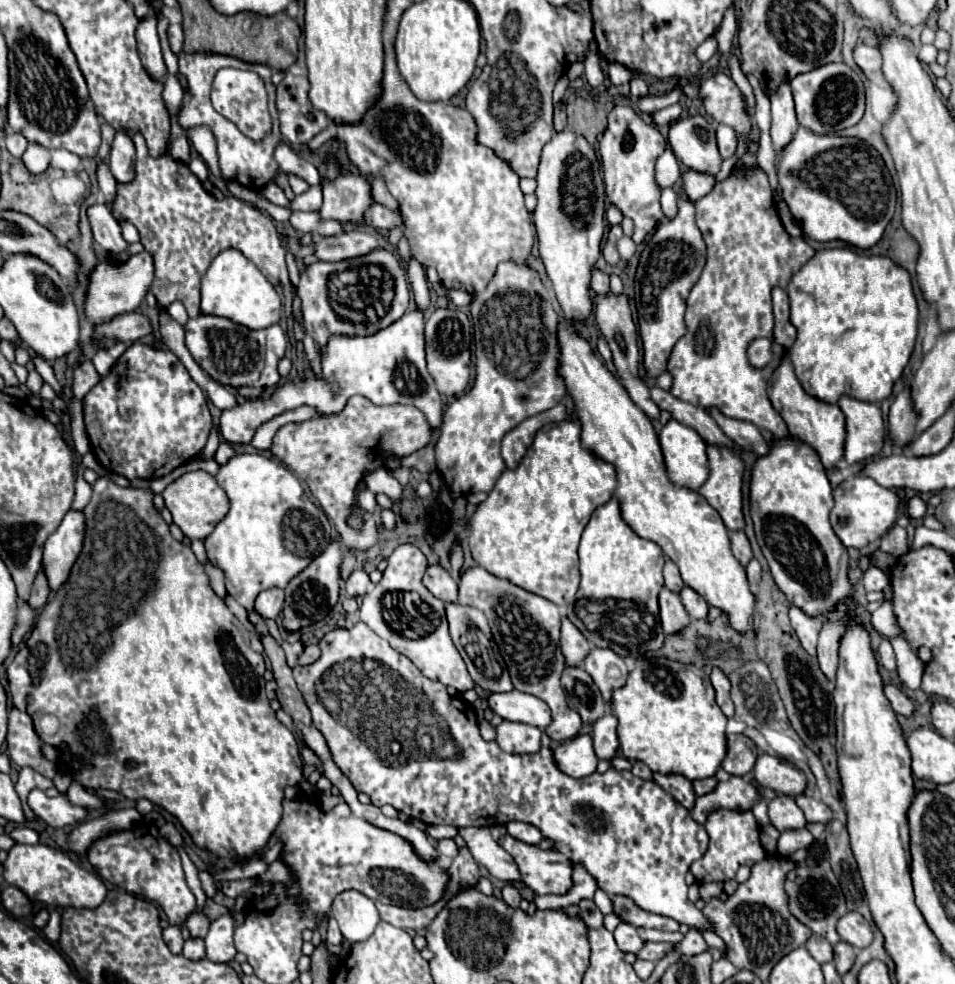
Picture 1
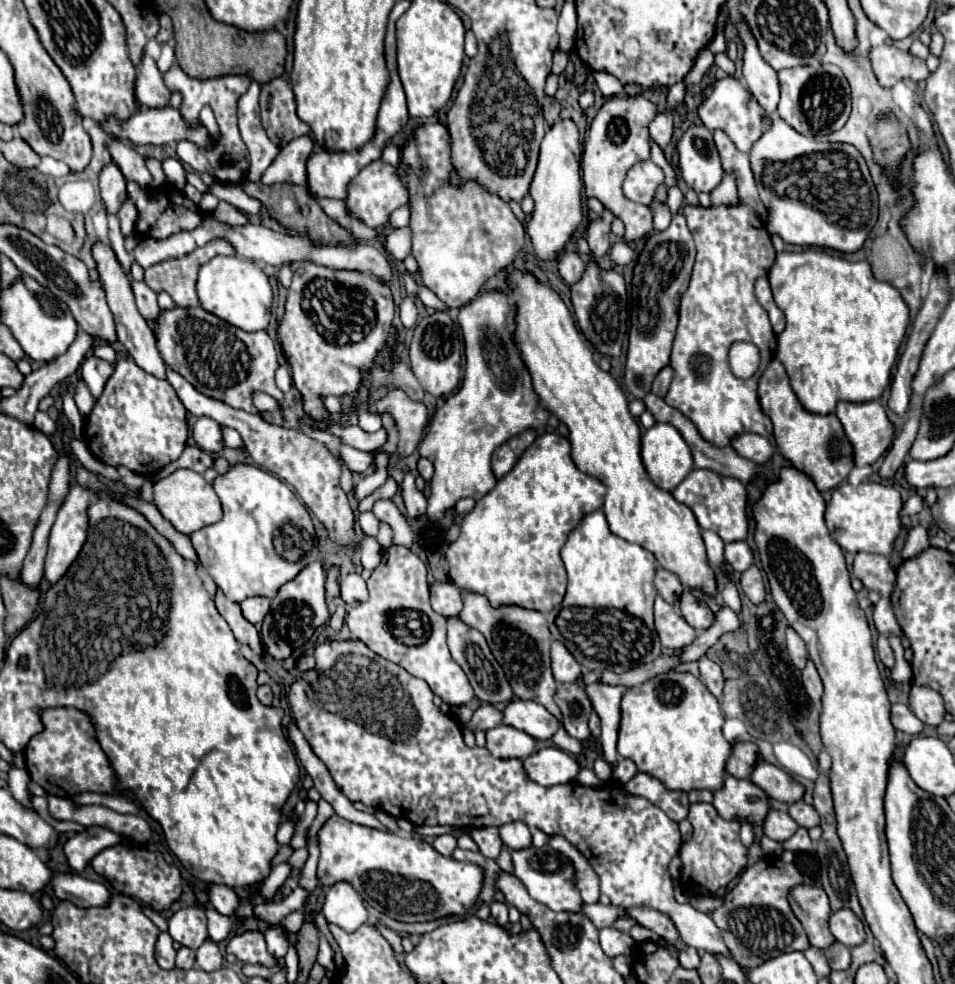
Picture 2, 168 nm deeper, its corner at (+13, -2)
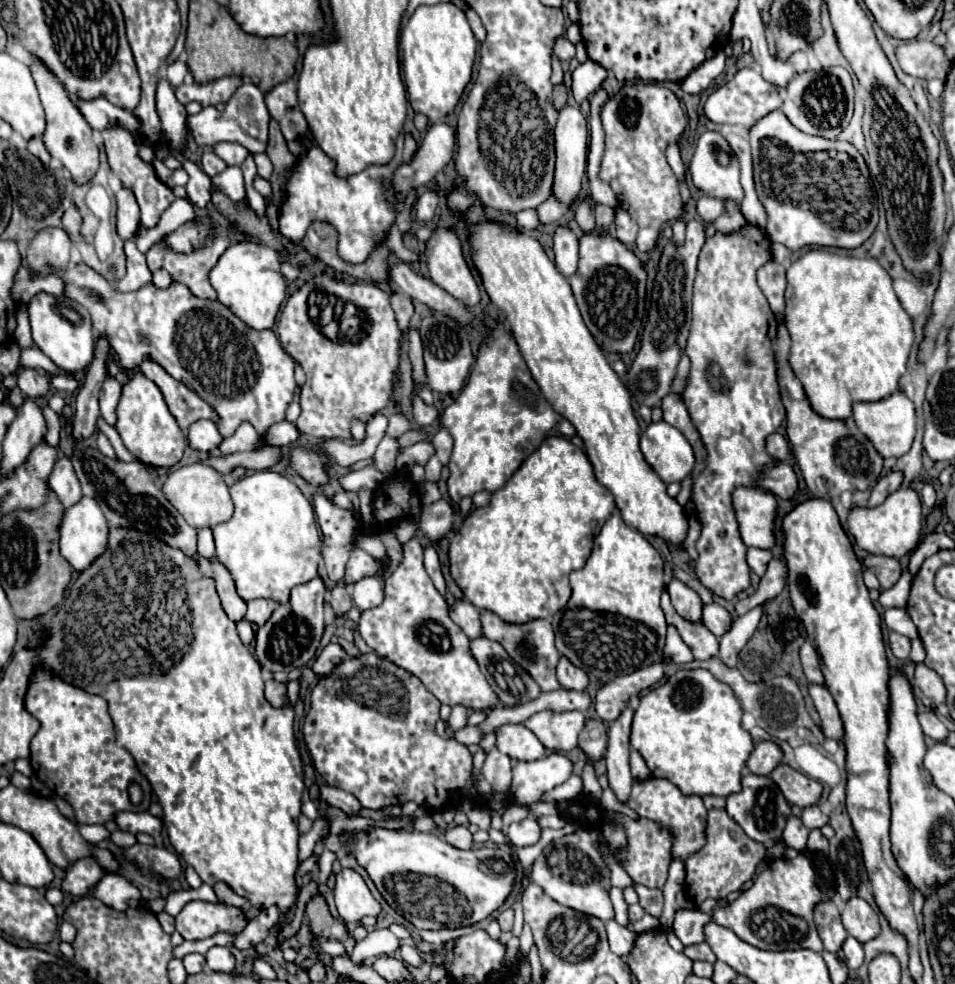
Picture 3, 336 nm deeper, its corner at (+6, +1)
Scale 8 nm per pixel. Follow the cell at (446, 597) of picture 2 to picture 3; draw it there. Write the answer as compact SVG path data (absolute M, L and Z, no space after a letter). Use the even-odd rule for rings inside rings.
M456 599L454 605L450 607L450 617L470 639L482 635L480 613L468 599Z

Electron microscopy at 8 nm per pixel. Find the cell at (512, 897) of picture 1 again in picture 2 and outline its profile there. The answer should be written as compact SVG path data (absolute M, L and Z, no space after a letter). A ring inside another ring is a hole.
M495 900L495 902L491 904L491 916L495 918L495 922L497 922L499 926L507 926L509 922L507 922L507 906L505 906L505 902Z

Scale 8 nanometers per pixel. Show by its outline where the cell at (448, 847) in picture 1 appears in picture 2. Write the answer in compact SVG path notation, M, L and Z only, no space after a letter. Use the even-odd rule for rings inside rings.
M443 834L443 836L437 836L435 842L433 842L433 848L443 854L443 856L451 856L453 850L457 848L457 838L451 836L451 834Z

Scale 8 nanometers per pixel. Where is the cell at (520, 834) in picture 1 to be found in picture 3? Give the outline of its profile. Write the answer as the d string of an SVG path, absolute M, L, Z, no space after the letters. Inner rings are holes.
M526 817L520 823L512 823L504 833L506 833L508 841L514 843L516 847L528 847L528 845L538 843L538 839L540 839L540 825L538 825L536 819Z

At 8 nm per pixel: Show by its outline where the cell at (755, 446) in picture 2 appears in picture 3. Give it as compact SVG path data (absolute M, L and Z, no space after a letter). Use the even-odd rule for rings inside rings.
M772 433L772 435L766 437L766 451L768 451L770 457L774 457L778 461L784 461L790 453L790 445L780 433Z

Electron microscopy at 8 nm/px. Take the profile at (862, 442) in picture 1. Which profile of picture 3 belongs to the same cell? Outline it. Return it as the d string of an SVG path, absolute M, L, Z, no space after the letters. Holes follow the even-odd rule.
M896 391L890 397L874 401L874 403L854 403L852 415L854 415L858 429L872 441L874 449L884 459L886 457L900 457L900 455L908 453L914 433L916 433L916 417L914 417L912 401L902 391Z

